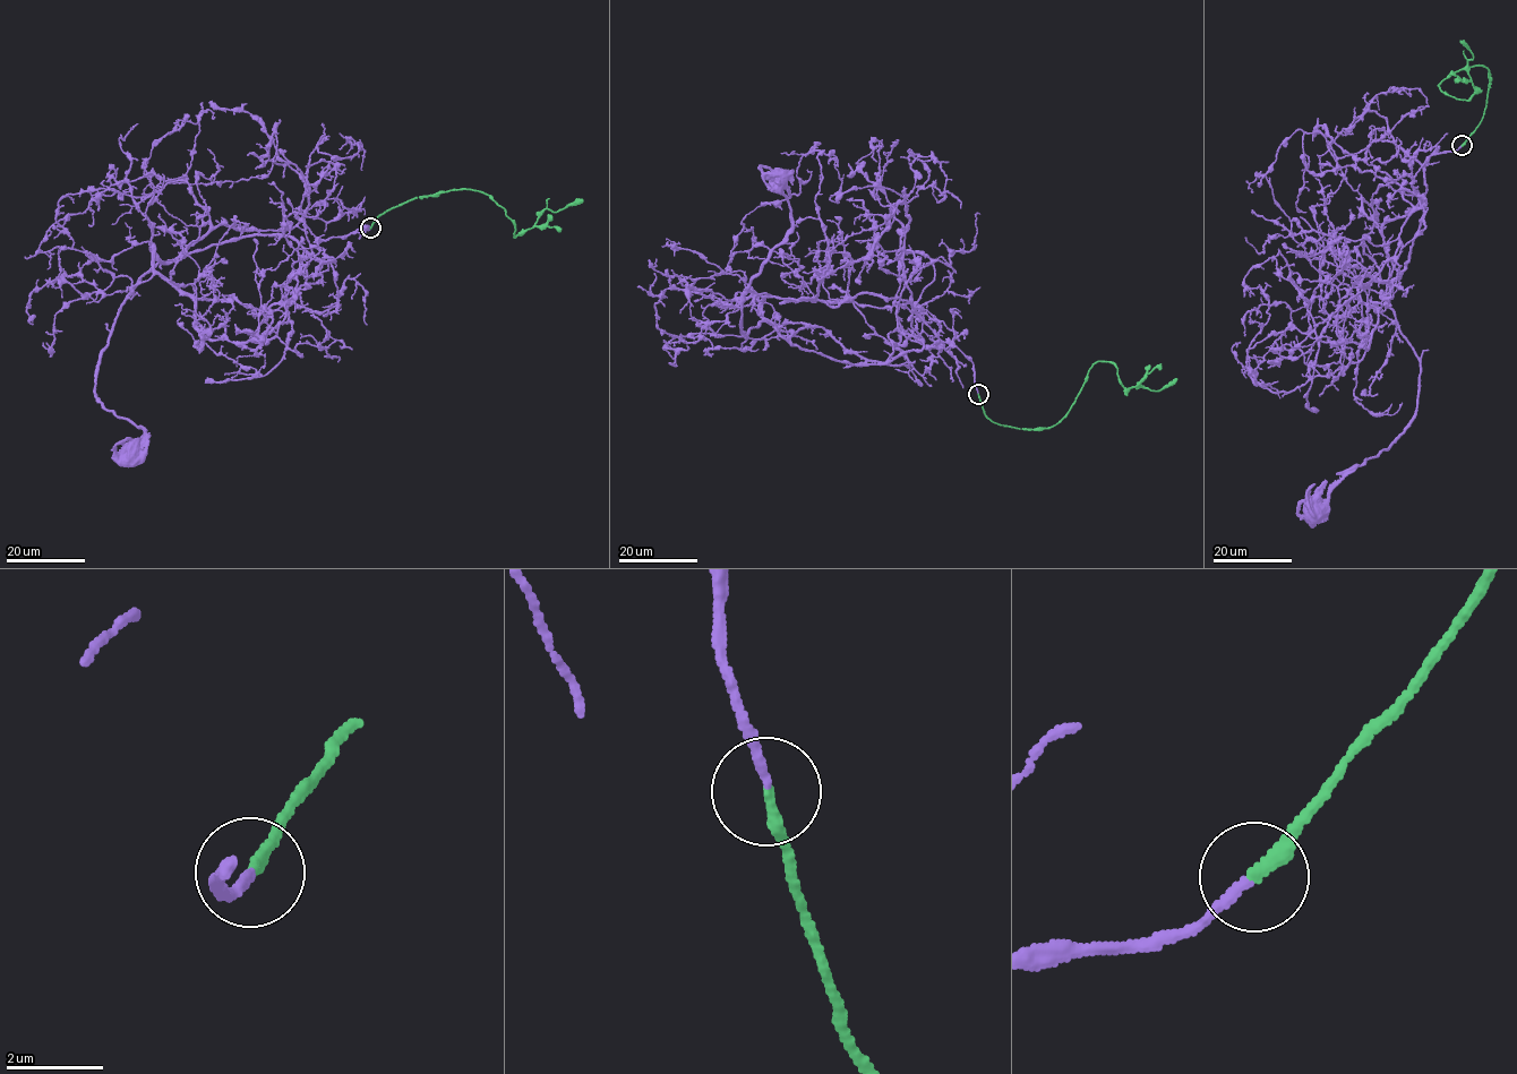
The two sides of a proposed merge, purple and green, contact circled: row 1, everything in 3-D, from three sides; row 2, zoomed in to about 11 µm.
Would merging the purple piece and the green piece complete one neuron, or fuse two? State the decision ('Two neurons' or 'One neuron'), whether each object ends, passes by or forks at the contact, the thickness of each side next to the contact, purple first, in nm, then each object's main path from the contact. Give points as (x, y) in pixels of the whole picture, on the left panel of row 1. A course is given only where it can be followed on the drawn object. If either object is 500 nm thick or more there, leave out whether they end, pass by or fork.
One neuron. At the ring purple ends. At the ring green ends. Thickness 180 nm (purple) against 280 nm. Course of purple: (369, 228), (307, 228), (311, 255), (243, 235), (146, 273), (94, 391), (144, 429), (128, 456). Course of green: (369, 228), (408, 200), (466, 188), (489, 195), (502, 206), (515, 237), (545, 209), (583, 200)

